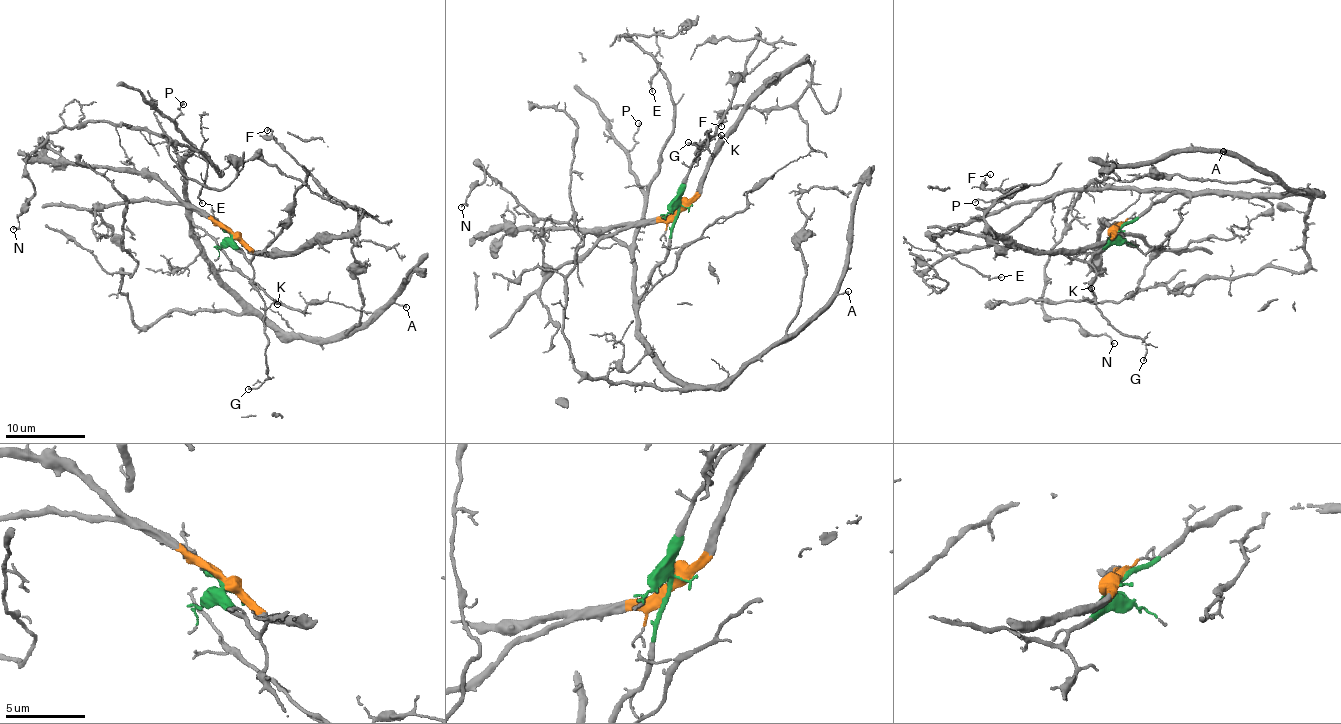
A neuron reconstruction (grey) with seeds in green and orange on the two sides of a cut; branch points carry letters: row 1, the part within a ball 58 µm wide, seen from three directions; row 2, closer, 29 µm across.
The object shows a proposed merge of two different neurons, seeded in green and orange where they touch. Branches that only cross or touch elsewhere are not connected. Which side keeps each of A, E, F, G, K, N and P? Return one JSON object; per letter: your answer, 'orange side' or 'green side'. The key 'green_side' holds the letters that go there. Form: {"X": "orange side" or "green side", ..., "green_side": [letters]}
{"A": "green side", "E": "green side", "F": "orange side", "G": "green side", "K": "green side", "N": "green side", "P": "green side", "green_side": ["A", "E", "G", "K", "N", "P"]}

